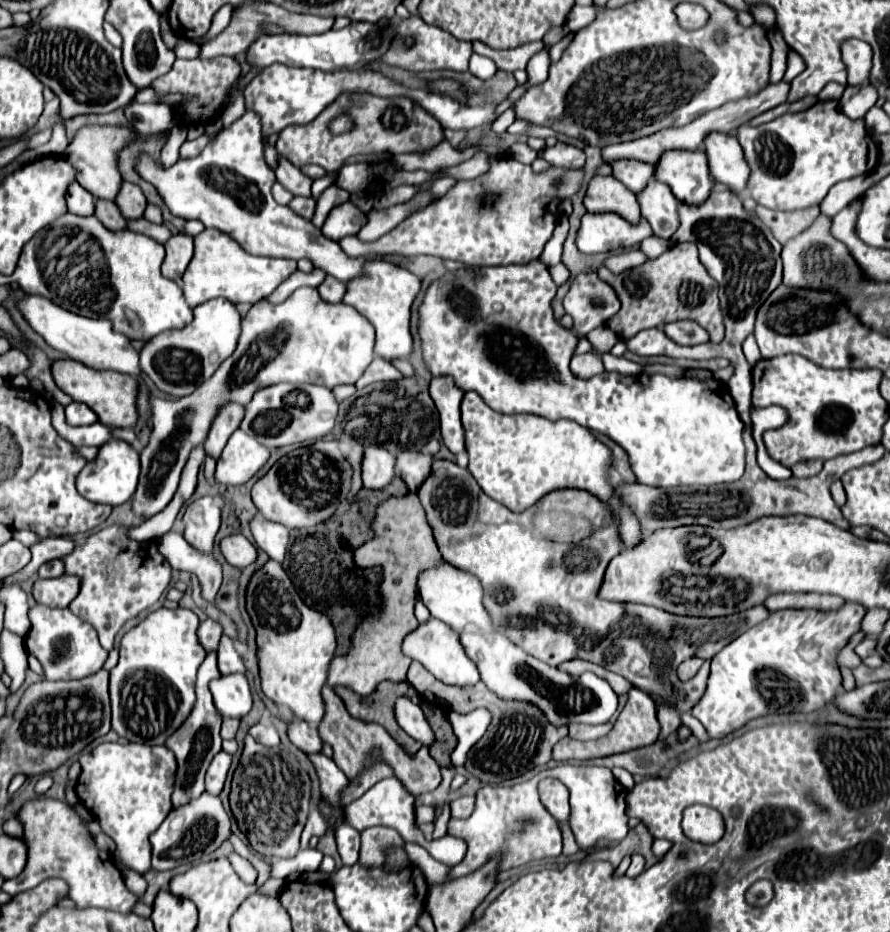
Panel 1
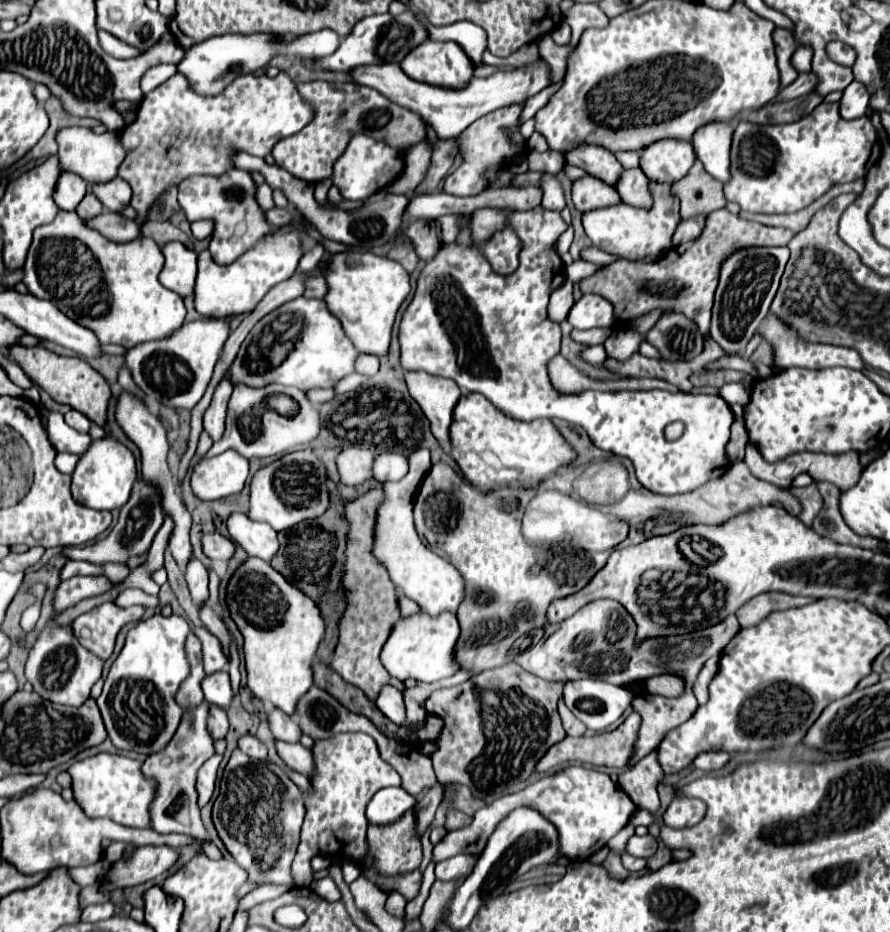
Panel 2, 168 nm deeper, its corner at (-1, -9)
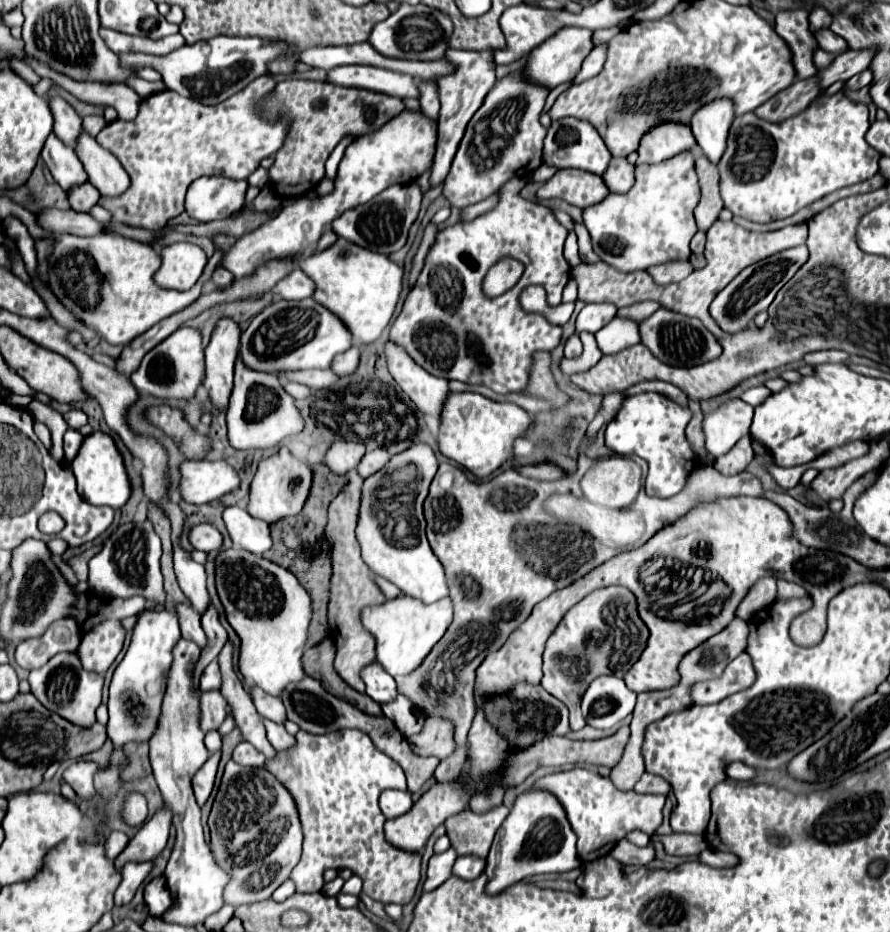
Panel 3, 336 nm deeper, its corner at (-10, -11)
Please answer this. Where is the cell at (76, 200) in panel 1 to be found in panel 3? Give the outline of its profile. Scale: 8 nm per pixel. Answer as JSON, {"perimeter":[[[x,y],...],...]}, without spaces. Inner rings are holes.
{"perimeter":[[[51,133],[45,141],[45,147],[41,151],[41,159],[45,161],[47,169],[51,171],[53,179],[67,191],[71,185],[79,185],[87,181],[87,173],[83,171],[81,161],[75,157],[75,151],[67,147],[63,141]]]}

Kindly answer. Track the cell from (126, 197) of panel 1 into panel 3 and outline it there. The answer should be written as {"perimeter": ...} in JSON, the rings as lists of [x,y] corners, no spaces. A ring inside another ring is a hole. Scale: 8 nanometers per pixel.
{"perimeter":[[[81,131],[75,143],[75,155],[81,161],[89,183],[93,183],[101,195],[115,197],[129,187],[129,175],[119,159],[111,151],[103,149],[89,133]]]}

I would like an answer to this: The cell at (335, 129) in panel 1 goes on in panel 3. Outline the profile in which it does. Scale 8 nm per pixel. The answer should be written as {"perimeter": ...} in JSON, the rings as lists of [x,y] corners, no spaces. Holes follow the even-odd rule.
{"perimeter":[[[403,109],[395,115],[383,129],[379,127],[373,133],[361,135],[355,139],[347,149],[337,167],[337,175],[333,179],[333,191],[323,197],[301,197],[281,209],[281,213],[257,227],[255,231],[239,237],[235,245],[223,255],[219,265],[235,275],[235,279],[251,275],[259,265],[269,259],[281,259],[291,255],[309,257],[315,249],[315,243],[331,227],[331,223],[357,205],[371,201],[379,191],[387,189],[395,183],[407,183],[421,177],[433,161],[435,155],[435,141],[437,141],[437,123],[429,119],[421,109],[409,111]]]}

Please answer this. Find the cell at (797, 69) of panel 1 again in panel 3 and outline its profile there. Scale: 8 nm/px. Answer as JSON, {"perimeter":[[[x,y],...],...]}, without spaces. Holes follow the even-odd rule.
{"perimeter":[[[815,5],[815,7],[813,7],[813,11],[809,13],[811,31],[815,31],[815,29],[821,29],[821,27],[827,27],[827,23],[831,23],[831,21],[833,21],[833,15],[831,15],[827,9],[819,7],[819,5]]]}

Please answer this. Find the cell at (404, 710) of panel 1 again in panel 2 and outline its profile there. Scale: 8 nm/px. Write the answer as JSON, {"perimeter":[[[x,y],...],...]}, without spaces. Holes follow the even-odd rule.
{"perimeter":[[[382,687],[382,697],[378,697],[378,709],[398,727],[404,727],[406,723],[406,705],[404,697],[394,687]]]}

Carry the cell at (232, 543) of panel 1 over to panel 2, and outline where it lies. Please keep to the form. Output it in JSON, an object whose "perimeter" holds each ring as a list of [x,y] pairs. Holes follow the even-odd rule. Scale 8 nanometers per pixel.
{"perimeter":[[[210,533],[210,535],[204,535],[202,537],[202,547],[204,547],[204,553],[210,557],[210,559],[220,559],[220,561],[230,561],[234,557],[234,543],[226,537],[222,537],[220,533]]]}

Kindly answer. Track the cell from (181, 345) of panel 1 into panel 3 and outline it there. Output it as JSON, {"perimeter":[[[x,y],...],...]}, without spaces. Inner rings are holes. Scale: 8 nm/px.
{"perimeter":[[[179,327],[171,337],[163,339],[157,347],[153,347],[141,361],[139,369],[129,377],[137,391],[145,391],[159,399],[189,399],[197,393],[203,381],[205,365],[203,365],[201,333],[191,327]]]}

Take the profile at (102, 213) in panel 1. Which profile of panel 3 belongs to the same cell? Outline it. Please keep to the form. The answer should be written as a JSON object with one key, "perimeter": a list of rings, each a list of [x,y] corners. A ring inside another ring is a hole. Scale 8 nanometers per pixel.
{"perimeter":[[[81,183],[77,187],[73,185],[67,191],[67,199],[69,199],[71,209],[75,209],[75,211],[87,211],[87,209],[91,209],[97,203],[99,191],[91,183]]]}

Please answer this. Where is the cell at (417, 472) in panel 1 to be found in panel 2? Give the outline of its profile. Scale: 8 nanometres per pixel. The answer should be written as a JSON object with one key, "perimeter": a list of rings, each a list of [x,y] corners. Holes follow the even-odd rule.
{"perimeter":[[[382,453],[374,463],[374,479],[400,481],[408,473],[408,457],[398,453]]]}

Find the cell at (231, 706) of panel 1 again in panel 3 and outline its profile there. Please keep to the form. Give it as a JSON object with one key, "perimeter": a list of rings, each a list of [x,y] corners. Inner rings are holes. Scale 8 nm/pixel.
{"perimeter":[[[211,661],[207,665],[207,669],[201,673],[201,691],[209,691],[209,689],[219,689],[221,685],[221,673],[219,673],[219,663]]]}

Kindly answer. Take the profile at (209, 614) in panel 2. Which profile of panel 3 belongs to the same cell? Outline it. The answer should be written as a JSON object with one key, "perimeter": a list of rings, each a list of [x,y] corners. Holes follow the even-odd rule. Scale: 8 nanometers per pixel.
{"perimeter":[[[227,643],[219,653],[219,665],[221,665],[221,689],[219,693],[225,697],[231,717],[235,721],[235,727],[239,729],[243,741],[251,743],[255,749],[259,749],[267,759],[275,757],[275,749],[265,737],[265,727],[261,723],[259,713],[255,713],[255,707],[251,705],[251,699],[247,697],[247,691],[241,687],[239,677],[233,671],[235,659],[231,651],[231,643]]]}

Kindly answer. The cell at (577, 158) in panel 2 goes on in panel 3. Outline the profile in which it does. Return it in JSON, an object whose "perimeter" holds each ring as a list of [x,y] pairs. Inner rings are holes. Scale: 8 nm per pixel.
{"perimeter":[[[563,117],[563,119],[555,119],[551,121],[551,127],[547,129],[545,135],[545,145],[543,145],[543,163],[549,167],[575,167],[575,169],[583,169],[595,175],[603,175],[603,169],[607,169],[611,159],[609,149],[605,147],[603,139],[599,137],[599,133],[593,129],[593,125],[589,121],[581,121],[575,117]]]}

